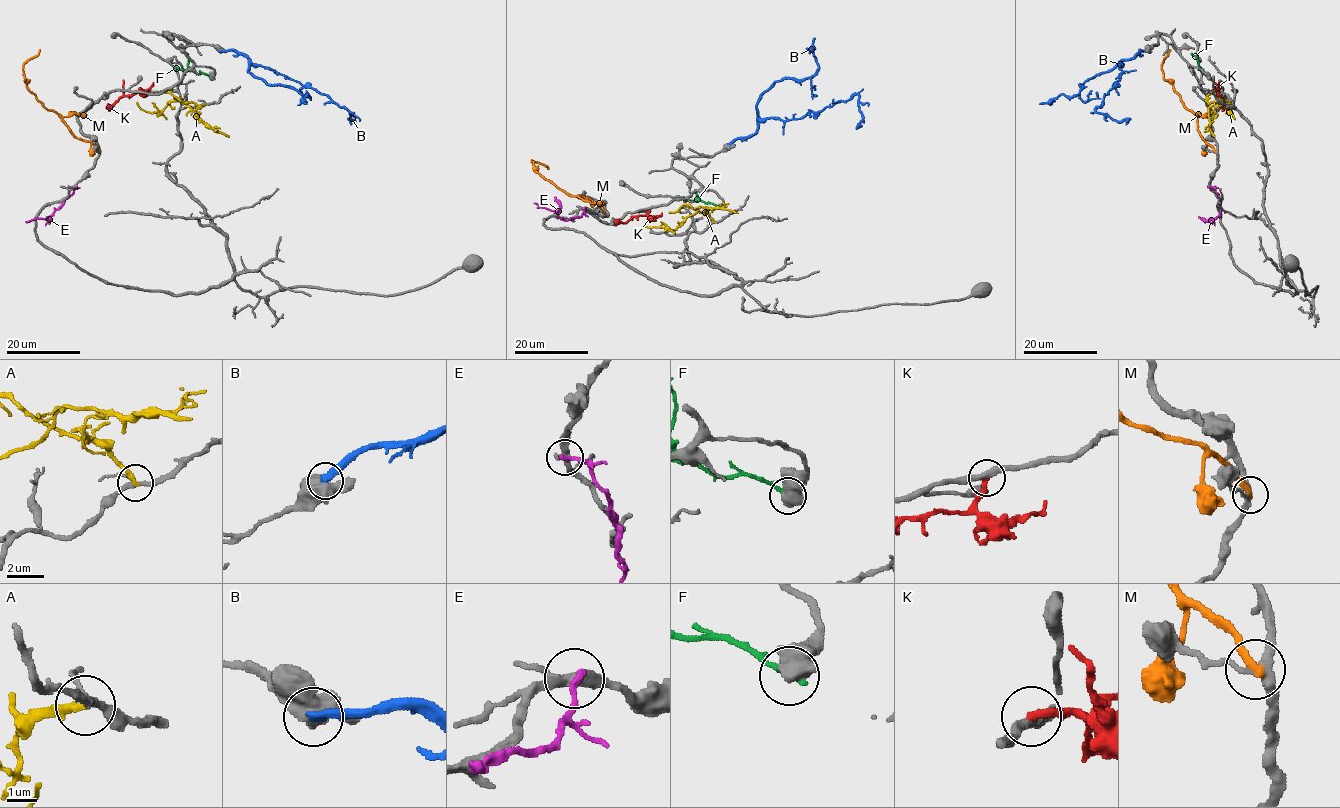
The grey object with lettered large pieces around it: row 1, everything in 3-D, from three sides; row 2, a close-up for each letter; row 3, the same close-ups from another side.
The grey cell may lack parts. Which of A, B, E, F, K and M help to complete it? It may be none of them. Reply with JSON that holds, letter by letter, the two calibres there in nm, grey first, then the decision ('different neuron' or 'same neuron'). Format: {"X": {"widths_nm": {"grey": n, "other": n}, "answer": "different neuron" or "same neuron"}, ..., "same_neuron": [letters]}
{"A": {"widths_nm": {"grey": 220, "other": 280}, "answer": "different neuron"}, "B": {"widths_nm": {"grey": 650, "other": 320}, "answer": "different neuron"}, "E": {"widths_nm": {"grey": 280, "other": 240}, "answer": "different neuron"}, "F": {"widths_nm": {"grey": 800, "other": 240}, "answer": "different neuron"}, "K": {"widths_nm": {"grey": 340, "other": 260}, "answer": "different neuron"}, "M": {"widths_nm": {"grey": 280, "other": 260}, "answer": "different neuron"}, "same_neuron": []}

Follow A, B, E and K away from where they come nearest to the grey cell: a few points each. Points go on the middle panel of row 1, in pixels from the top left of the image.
A: (714, 222), (703, 211), (707, 207), (700, 206), (675, 230), (645, 225)
B: (729, 145), (752, 135), (758, 119), (799, 119), (855, 94), (862, 115), (856, 129)
E: (584, 208), (580, 216), (564, 220), (556, 213), (534, 203)
K: (650, 208), (645, 215), (632, 216), (624, 223), (614, 221)

